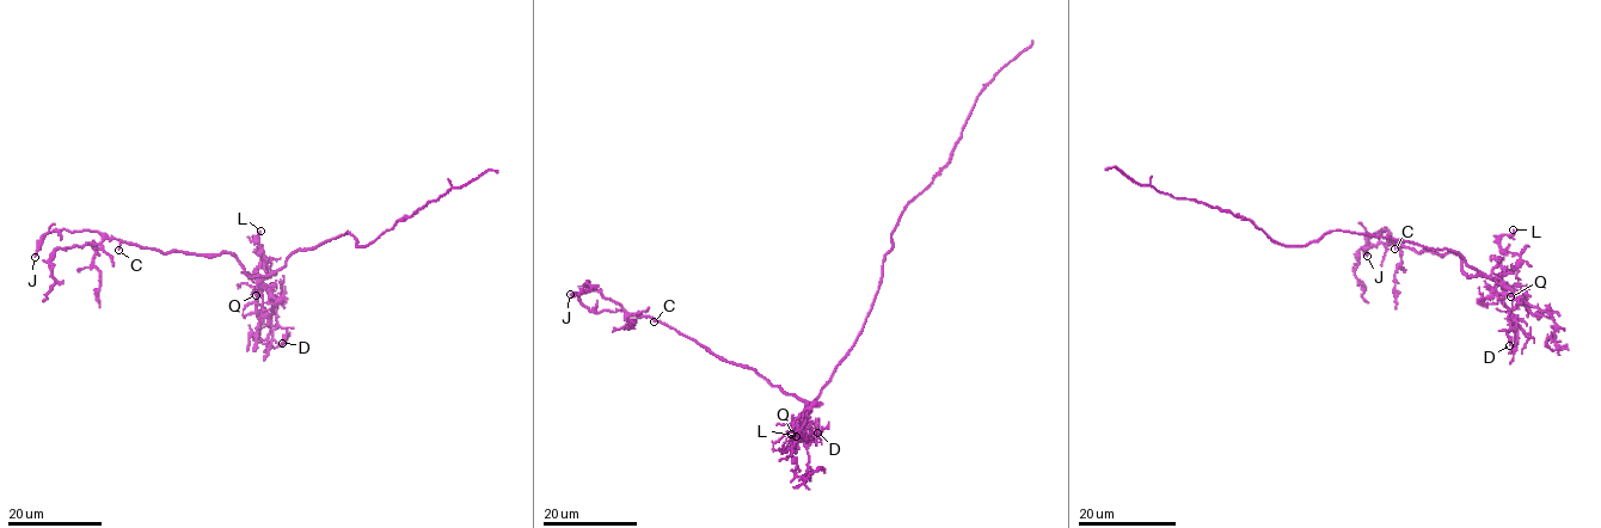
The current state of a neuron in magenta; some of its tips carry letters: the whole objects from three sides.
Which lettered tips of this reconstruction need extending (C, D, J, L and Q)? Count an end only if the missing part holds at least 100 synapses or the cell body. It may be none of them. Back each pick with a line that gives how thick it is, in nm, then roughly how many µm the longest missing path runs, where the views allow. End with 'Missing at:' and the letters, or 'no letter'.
Missing at: no letter

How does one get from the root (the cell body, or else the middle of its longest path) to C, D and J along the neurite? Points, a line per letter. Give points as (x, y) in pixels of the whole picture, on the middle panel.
C: (847, 355), (819, 394), (807, 401), (786, 394), (754, 369), (722, 361), (674, 329), (654, 321)
D: (847, 355), (797, 421), (808, 440), (813, 441), (809, 437), (811, 431), (821, 430), (817, 433)
J: (847, 355), (807, 401), (649, 317), (590, 311), (570, 294)

